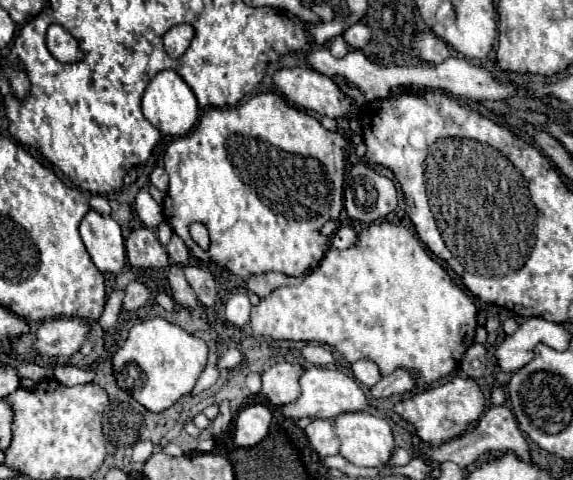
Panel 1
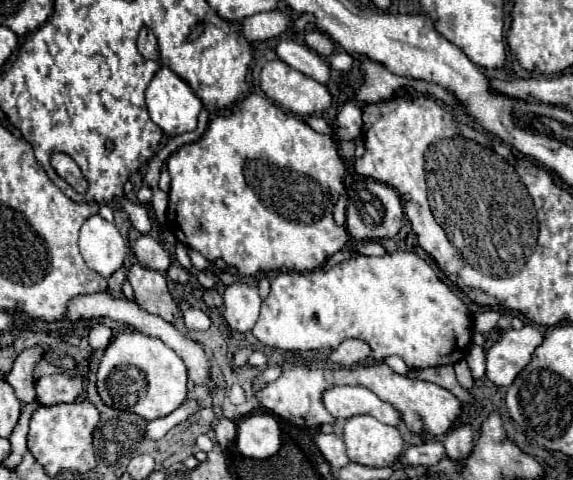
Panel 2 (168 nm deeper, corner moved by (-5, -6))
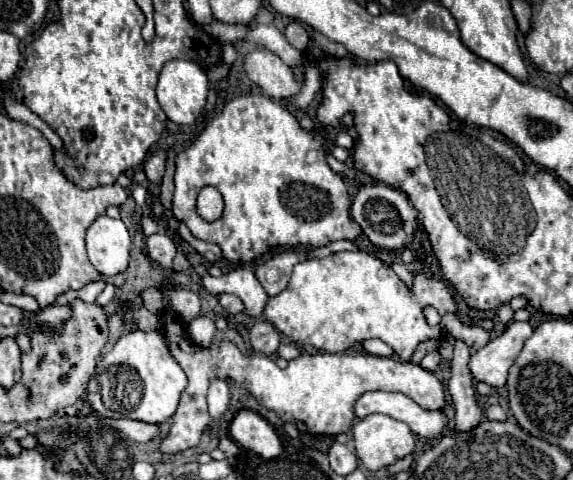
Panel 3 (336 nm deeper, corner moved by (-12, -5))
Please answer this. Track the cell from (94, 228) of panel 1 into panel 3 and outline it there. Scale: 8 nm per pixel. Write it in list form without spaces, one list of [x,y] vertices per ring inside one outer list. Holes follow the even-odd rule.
[[[98,216],[86,232],[86,250],[92,266],[102,276],[116,276],[128,268],[130,234],[122,220]]]

